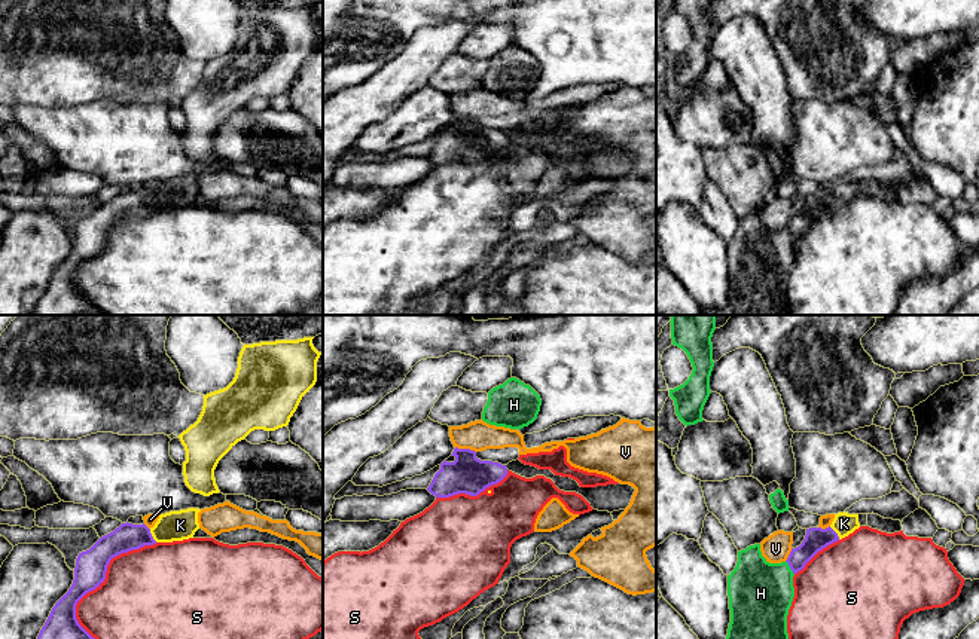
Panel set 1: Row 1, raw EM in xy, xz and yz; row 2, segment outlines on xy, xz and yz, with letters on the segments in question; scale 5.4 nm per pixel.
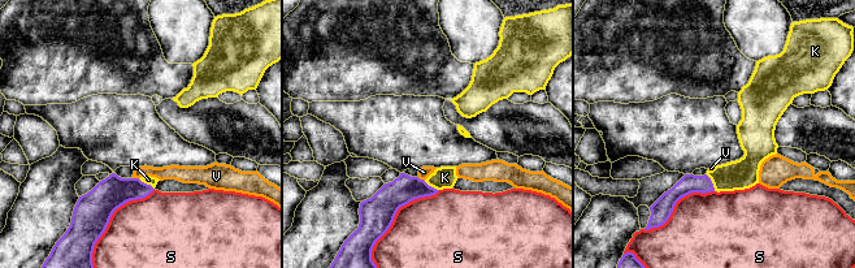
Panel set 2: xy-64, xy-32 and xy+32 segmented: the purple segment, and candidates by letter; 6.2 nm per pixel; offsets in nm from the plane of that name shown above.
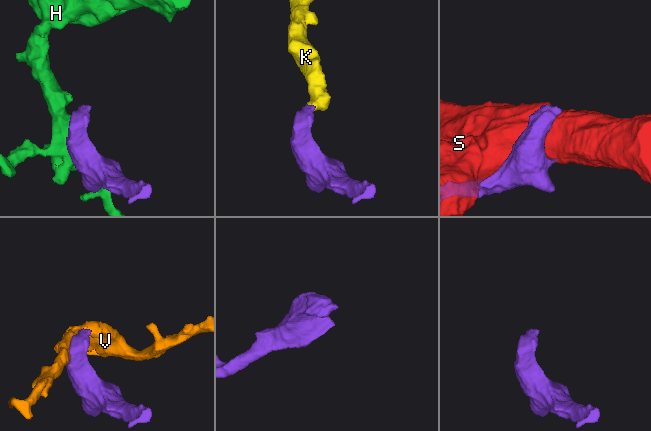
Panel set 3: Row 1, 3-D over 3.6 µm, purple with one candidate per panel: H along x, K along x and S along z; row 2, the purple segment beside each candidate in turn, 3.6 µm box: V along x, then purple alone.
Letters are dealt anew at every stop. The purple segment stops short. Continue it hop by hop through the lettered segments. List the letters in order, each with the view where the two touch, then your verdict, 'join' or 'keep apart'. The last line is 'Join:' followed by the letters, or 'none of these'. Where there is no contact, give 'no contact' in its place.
H: contact in yz; keep apart
K: contact in xy; join
S: contact in xy; keep apart
V: contact in xz; keep apart
Join: K

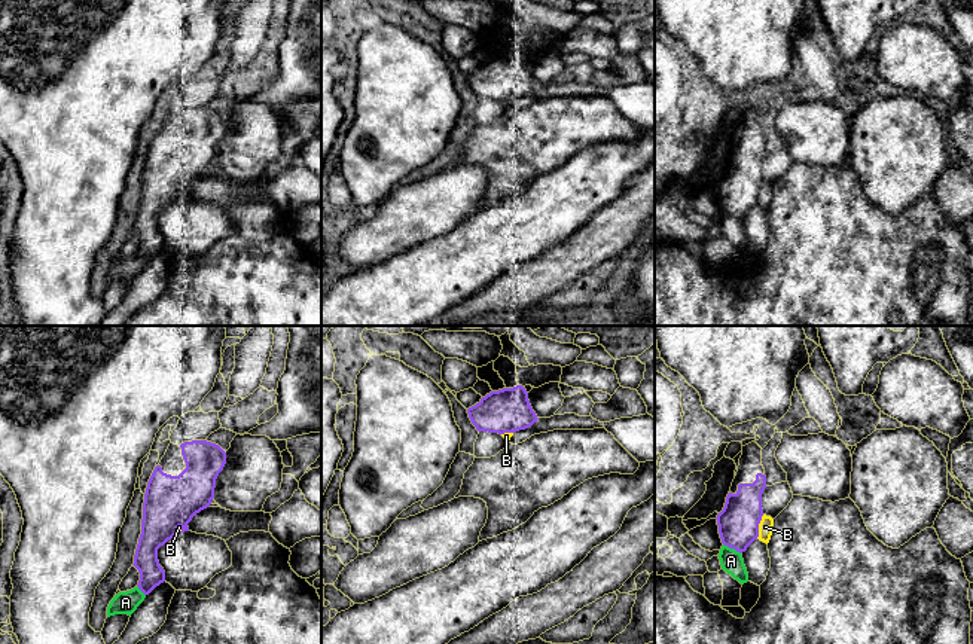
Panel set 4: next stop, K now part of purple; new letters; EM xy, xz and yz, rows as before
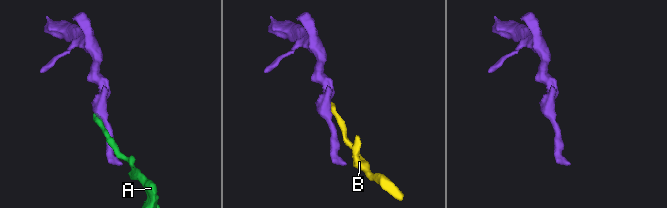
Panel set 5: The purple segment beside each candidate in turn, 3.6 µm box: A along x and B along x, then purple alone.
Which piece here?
A: contact in yz; keep apart
B: contact in yz; keep apart
Join: none of these

